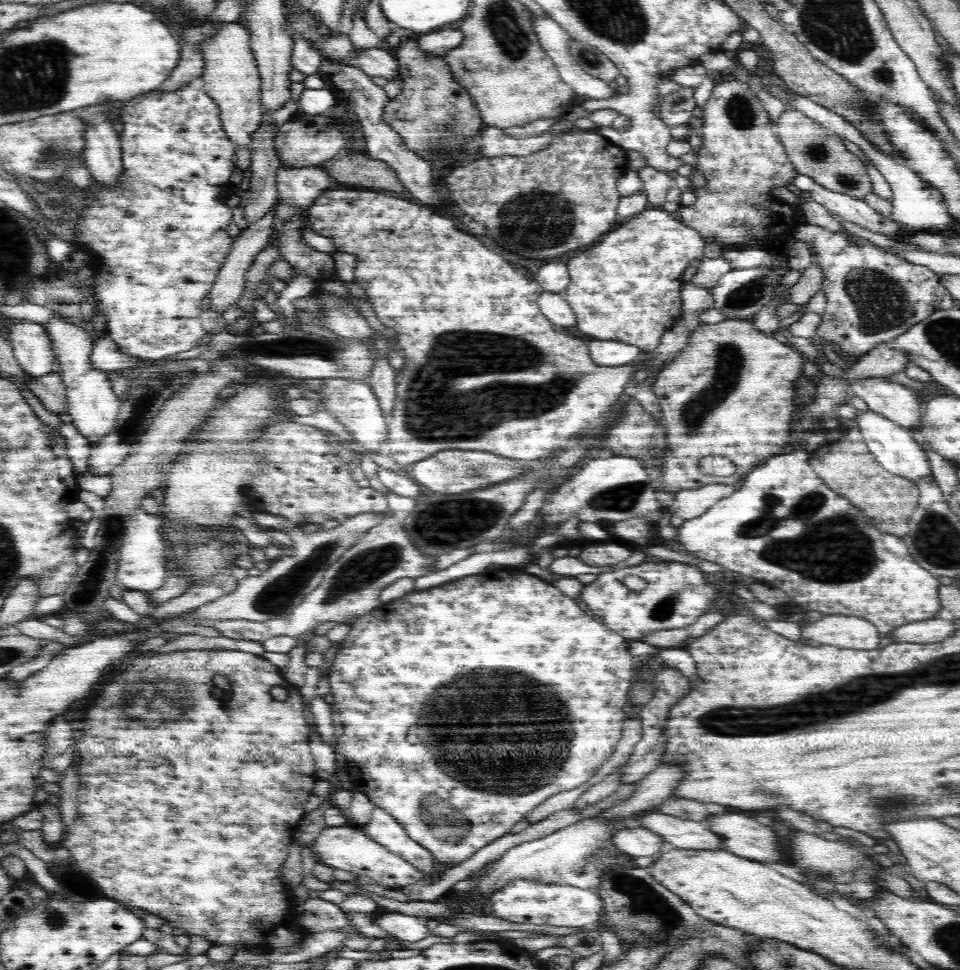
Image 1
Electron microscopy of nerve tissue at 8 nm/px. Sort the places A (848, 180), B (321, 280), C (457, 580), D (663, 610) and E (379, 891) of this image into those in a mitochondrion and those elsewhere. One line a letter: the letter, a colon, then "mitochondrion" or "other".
A: mitochondrion
B: other
C: other
D: mitochondrion
E: other

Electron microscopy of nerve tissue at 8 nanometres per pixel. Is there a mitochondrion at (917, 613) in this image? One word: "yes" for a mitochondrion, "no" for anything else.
no

